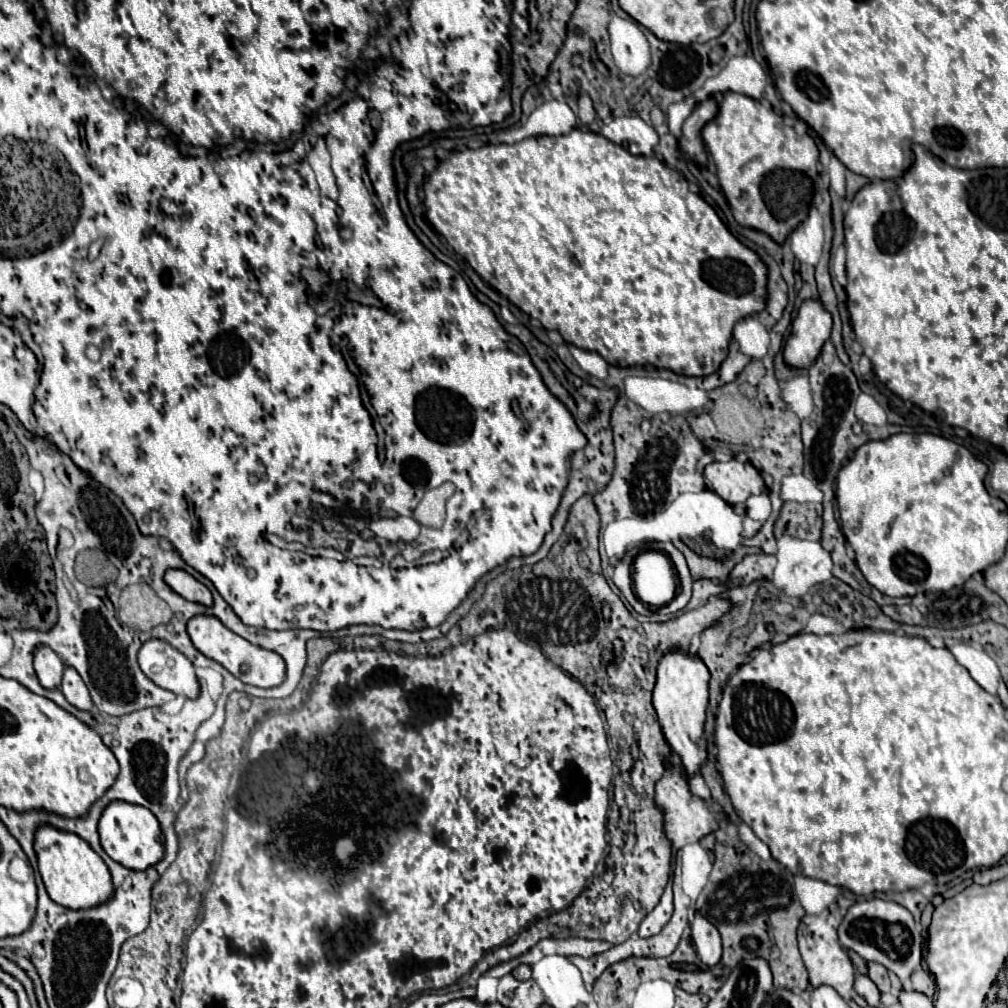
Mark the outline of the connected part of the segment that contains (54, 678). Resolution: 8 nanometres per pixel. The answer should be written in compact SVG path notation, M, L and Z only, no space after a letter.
M45 645L37 647L35 651L35 673L39 677L39 683L45 689L57 689L63 681L63 669L65 665L61 663L61 659L47 649Z

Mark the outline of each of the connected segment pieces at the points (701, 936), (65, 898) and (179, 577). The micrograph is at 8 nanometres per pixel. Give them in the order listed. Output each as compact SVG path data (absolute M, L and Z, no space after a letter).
M695 913L691 921L691 935L699 959L709 967L717 965L721 959L721 937L719 931L705 917L701 917L701 913Z
M39 827L35 833L35 853L47 893L57 905L69 911L81 911L105 905L113 899L115 885L107 865L81 837L75 837L73 833L59 833L51 827Z
M169 569L165 573L165 581L167 585L179 593L183 599L187 601L193 601L193 603L201 603L205 607L211 607L213 605L213 597L211 597L211 591L199 583L195 577L191 577L189 573L185 571L179 571L179 569Z

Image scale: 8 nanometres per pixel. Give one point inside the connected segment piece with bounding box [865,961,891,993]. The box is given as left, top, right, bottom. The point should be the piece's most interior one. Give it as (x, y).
(877, 973)

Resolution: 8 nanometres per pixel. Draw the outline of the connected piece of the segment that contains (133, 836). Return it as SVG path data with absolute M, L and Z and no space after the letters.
M115 801L107 805L107 809L99 819L99 835L105 853L113 861L133 871L145 871L151 865L157 865L165 857L165 837L161 825L157 817L141 805L127 805L123 801Z

